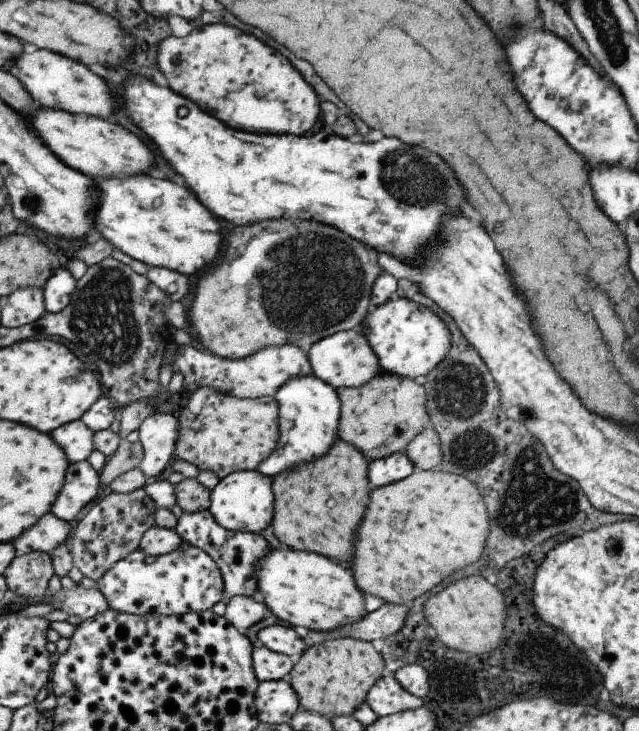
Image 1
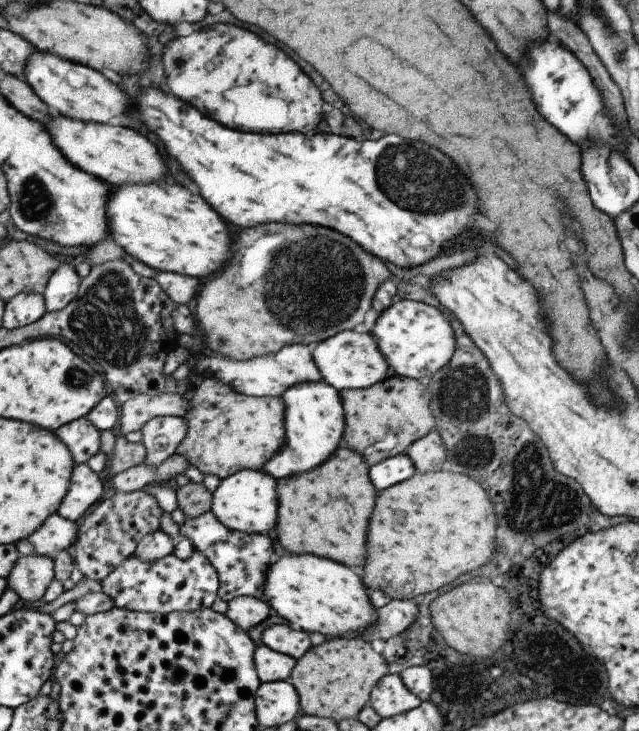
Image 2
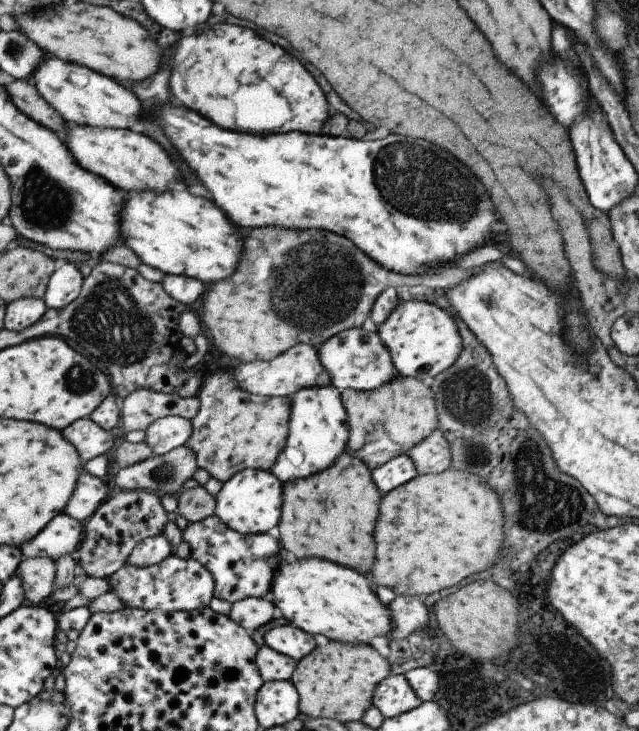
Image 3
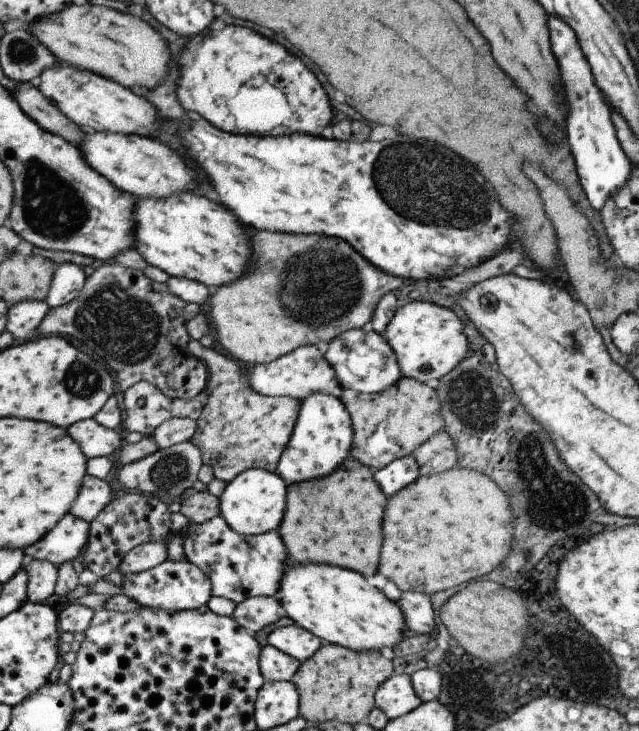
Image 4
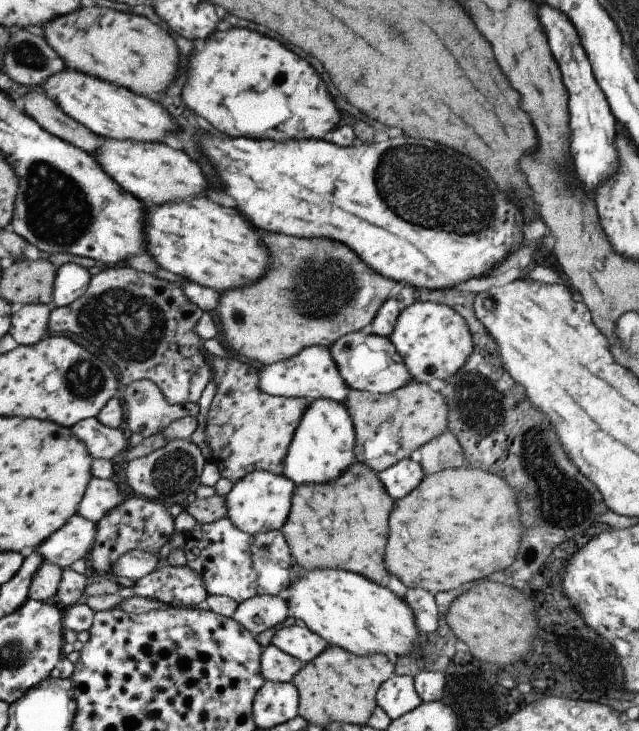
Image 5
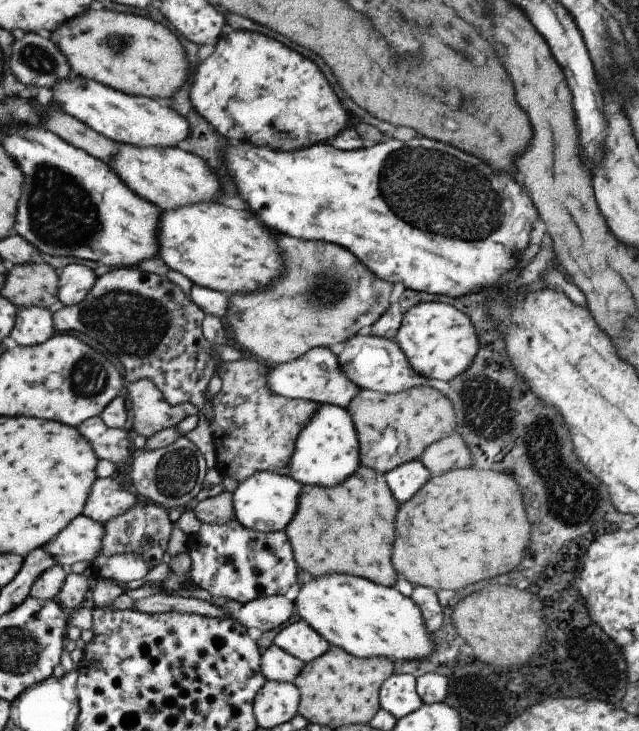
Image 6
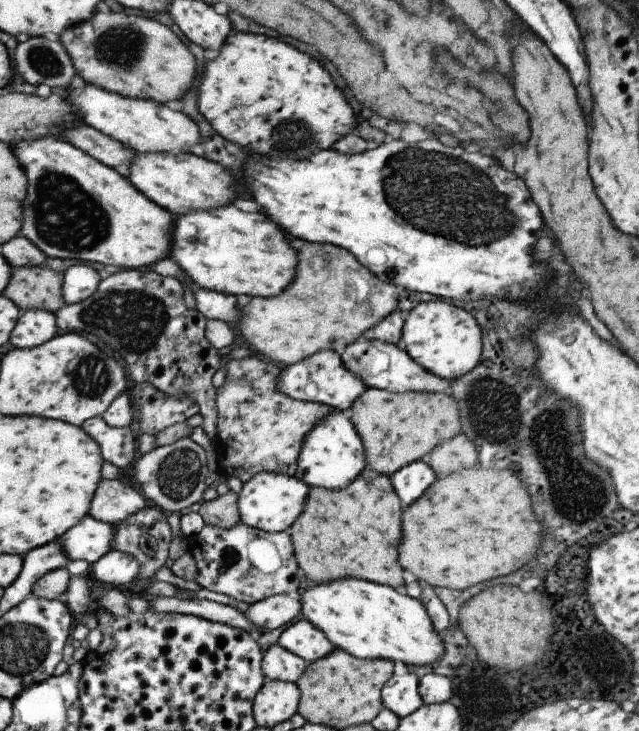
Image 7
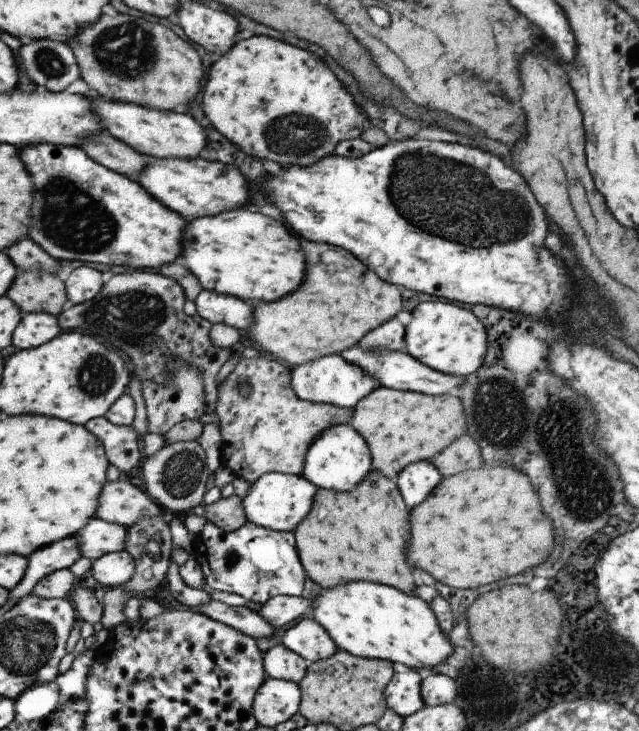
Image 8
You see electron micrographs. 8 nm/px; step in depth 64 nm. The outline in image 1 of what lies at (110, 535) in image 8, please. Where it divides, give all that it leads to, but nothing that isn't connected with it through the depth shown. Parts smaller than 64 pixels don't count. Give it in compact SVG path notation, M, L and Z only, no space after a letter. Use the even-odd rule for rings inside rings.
M51 513L42 514L41 518L12 540L12 546L17 556L29 552L44 552L48 555L53 548L60 544L67 544L73 524L53 516Z

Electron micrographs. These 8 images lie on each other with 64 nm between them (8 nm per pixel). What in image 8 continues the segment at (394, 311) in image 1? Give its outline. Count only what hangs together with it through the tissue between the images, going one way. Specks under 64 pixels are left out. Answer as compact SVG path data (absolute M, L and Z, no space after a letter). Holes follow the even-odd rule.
M423 302L410 313L411 322L404 327L404 352L421 365L445 375L465 377L472 374L484 362L486 354L484 327L468 309L458 308L451 302Z

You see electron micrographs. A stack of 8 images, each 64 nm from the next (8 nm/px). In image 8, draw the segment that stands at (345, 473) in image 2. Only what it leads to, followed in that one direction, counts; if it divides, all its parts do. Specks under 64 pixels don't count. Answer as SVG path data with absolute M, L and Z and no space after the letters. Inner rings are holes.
M370 471L353 489L339 494L317 489L309 513L292 531L296 554L304 574L322 589L329 589L352 581L363 580L393 586L396 590L411 592L411 568L405 564L405 546L409 540L407 508L397 492L396 485L379 472Z

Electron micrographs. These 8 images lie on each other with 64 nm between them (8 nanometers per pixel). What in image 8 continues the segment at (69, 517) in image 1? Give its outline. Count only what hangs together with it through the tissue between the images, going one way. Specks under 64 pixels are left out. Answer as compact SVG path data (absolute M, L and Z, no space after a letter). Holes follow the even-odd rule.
M124 477L117 481L105 481L98 495L96 519L129 527L141 517L168 517L147 494L132 486Z

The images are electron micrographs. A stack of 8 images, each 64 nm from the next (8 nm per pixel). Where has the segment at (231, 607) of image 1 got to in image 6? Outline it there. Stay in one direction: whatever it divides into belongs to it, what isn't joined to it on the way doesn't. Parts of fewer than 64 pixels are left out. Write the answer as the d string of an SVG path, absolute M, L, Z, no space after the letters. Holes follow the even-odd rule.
M268 595L244 603L233 619L245 629L256 628L263 633L285 624L293 610L292 602L283 595Z

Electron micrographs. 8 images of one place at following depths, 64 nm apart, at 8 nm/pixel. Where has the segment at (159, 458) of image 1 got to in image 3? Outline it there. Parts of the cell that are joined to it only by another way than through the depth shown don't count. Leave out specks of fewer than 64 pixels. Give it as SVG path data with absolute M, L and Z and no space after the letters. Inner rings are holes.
M166 416L151 422L144 432L145 442L153 450L152 456L163 456L187 442L191 434L191 422L180 416Z

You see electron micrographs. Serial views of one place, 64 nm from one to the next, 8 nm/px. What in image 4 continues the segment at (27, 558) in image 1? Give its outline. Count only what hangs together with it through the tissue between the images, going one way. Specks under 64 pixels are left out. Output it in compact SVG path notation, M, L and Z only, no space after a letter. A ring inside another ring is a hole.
M30 559L25 566L27 572L26 600L42 603L54 594L58 567L47 560Z

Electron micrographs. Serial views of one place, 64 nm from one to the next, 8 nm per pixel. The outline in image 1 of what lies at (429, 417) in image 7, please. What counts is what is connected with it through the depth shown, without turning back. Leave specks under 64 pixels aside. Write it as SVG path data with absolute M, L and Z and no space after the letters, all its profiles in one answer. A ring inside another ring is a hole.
M379 373L359 388L336 389L340 402L337 437L358 450L368 462L393 453L404 454L404 448L423 430L429 418L425 414L425 390L413 379L391 373Z

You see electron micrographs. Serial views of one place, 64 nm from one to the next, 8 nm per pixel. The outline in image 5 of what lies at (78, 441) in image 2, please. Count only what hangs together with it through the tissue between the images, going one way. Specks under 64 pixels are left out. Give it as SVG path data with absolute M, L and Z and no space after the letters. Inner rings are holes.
M96 417L86 418L71 426L71 434L83 442L92 459L113 460L128 446L122 428L103 426Z

